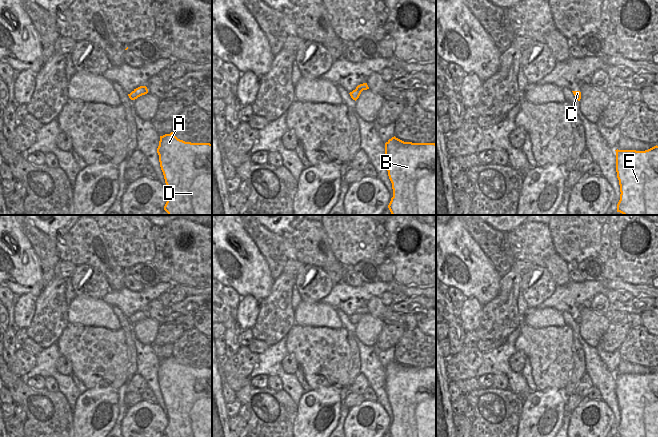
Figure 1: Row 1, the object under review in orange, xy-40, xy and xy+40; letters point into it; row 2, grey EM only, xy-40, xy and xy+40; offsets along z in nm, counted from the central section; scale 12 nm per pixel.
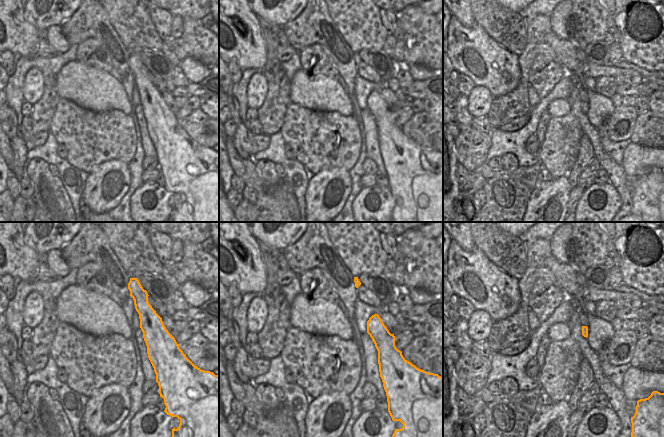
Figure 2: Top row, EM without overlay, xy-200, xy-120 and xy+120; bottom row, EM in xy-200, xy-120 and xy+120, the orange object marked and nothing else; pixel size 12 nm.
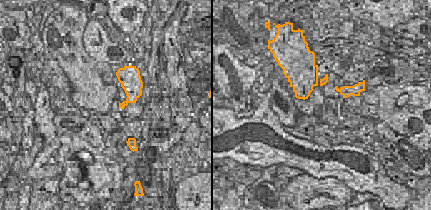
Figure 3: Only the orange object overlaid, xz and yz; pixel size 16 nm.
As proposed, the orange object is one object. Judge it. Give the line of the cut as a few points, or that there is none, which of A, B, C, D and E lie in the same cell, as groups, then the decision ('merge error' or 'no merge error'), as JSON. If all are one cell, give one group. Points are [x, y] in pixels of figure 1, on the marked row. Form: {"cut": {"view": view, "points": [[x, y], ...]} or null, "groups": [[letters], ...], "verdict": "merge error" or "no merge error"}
{"cut": {"view": "xy", "points": [[356, 88], [358, 97]]}, "groups": [["A", "B", "D", "E"], ["C"]], "verdict": "merge error"}

